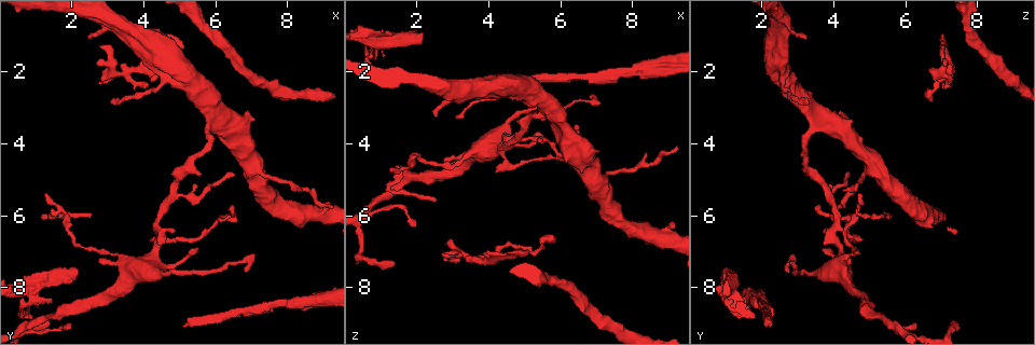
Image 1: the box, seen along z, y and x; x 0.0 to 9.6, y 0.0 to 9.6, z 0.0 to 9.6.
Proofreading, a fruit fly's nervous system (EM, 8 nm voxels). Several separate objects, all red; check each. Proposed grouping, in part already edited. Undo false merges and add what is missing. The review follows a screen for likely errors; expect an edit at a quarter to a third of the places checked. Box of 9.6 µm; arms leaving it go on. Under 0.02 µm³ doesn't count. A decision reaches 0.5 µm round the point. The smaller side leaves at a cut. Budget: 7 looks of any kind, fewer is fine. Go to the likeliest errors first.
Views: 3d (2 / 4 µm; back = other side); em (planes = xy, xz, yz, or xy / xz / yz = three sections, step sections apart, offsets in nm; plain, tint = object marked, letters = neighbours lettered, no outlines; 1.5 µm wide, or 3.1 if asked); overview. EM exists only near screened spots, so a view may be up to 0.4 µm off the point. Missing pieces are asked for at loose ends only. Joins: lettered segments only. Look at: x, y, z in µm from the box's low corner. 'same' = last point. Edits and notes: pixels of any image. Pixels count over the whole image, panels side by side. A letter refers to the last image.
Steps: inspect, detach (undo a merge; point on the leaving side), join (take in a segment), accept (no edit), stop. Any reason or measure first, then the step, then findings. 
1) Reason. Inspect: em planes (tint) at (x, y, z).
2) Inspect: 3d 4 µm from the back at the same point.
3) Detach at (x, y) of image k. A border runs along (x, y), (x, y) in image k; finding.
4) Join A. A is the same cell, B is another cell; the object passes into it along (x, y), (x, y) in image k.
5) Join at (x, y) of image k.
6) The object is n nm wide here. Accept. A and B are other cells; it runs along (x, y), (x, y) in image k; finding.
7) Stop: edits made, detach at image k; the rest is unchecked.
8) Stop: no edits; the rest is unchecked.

Free end. Inspect: em planes (letters) at (3.95, 1.20, 7.00).

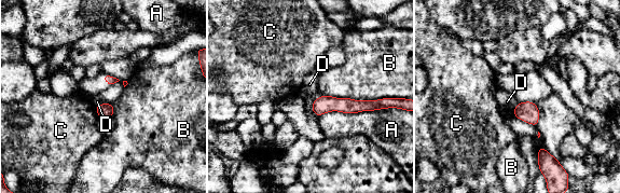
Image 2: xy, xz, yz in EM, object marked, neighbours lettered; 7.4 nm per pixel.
Accept. A, B, C and D are other cells; a border runs along (518, 102), (511, 112) in image 2; none of them fits.

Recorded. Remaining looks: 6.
Long arm stops here. Inspect: 3d 4 µm at (5.15, 9.10, 2.20).

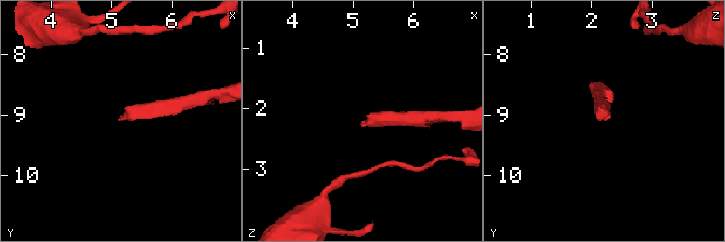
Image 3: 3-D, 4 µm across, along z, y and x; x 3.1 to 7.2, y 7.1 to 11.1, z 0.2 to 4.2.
Now the EM. Inspect: em xy step 4 (tint) at (5.20, 9.05, 2.20).

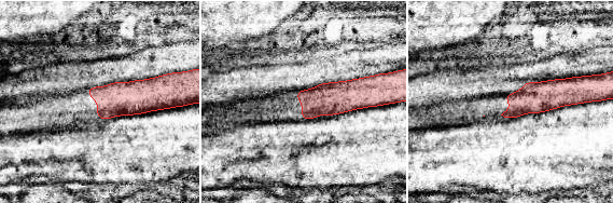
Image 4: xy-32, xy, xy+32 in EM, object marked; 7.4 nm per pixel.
Cut it another way. Inspect: em planes (letters) at the same point.

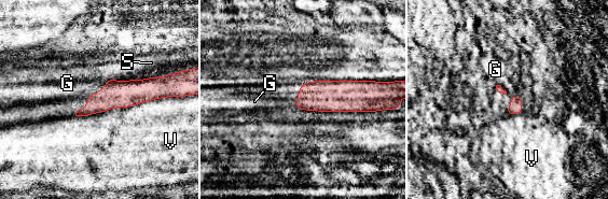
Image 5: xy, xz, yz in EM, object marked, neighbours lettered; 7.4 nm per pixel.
The longest contact is with V, 650 nm. Accept. G, S and V are other cells; none of them fits.

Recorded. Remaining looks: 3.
Sharp bend. Inspect: 3d 4 µm at (4.70, 6.65, 4.70).

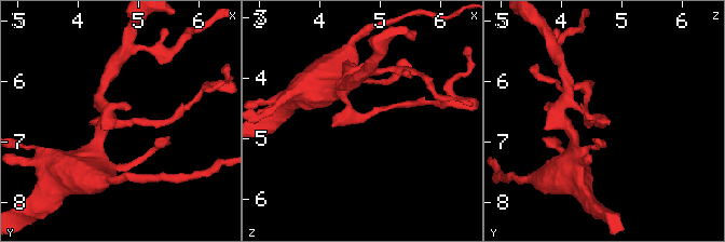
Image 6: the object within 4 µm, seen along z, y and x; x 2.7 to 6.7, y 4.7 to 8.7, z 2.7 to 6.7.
Need the tissue. Inspect: em xy step 8 (tint) at (4.70, 6.65, 4.70).

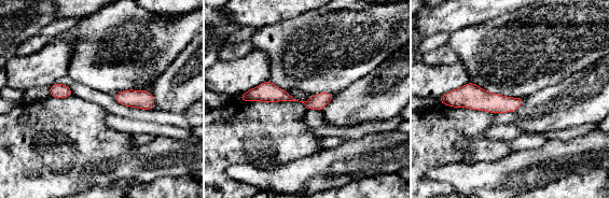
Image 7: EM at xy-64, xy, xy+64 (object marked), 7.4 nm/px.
Cut it another way. Inspect: em planes (letters) at the same point.

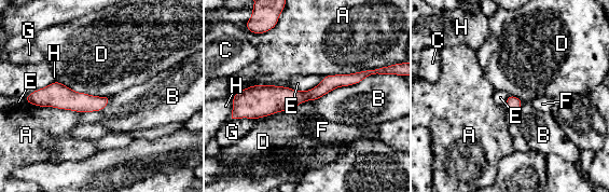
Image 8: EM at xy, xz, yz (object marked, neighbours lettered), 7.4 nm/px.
The object is 100 nm wide here. Accept. A, B, C, D, E, F, G and H are other cells; it runs along (356, 80), (247, 103), (234, 115) in image 8; one cell here.

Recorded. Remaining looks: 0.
Stop: no edits; the rest is unchecked.

